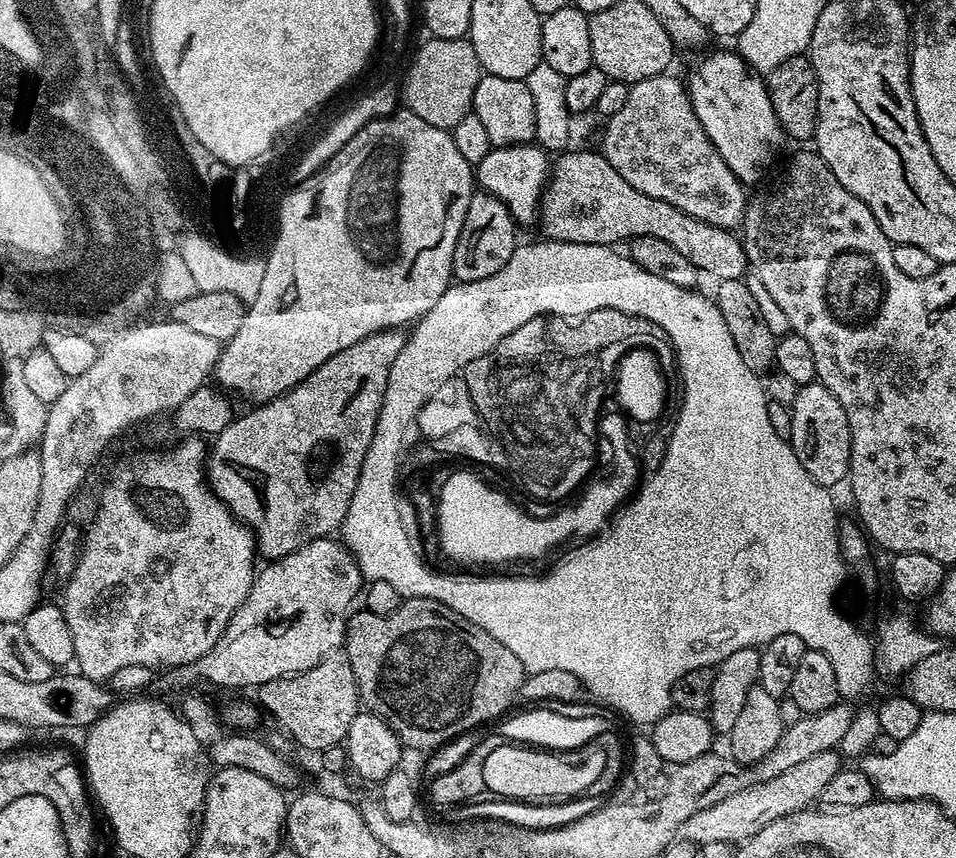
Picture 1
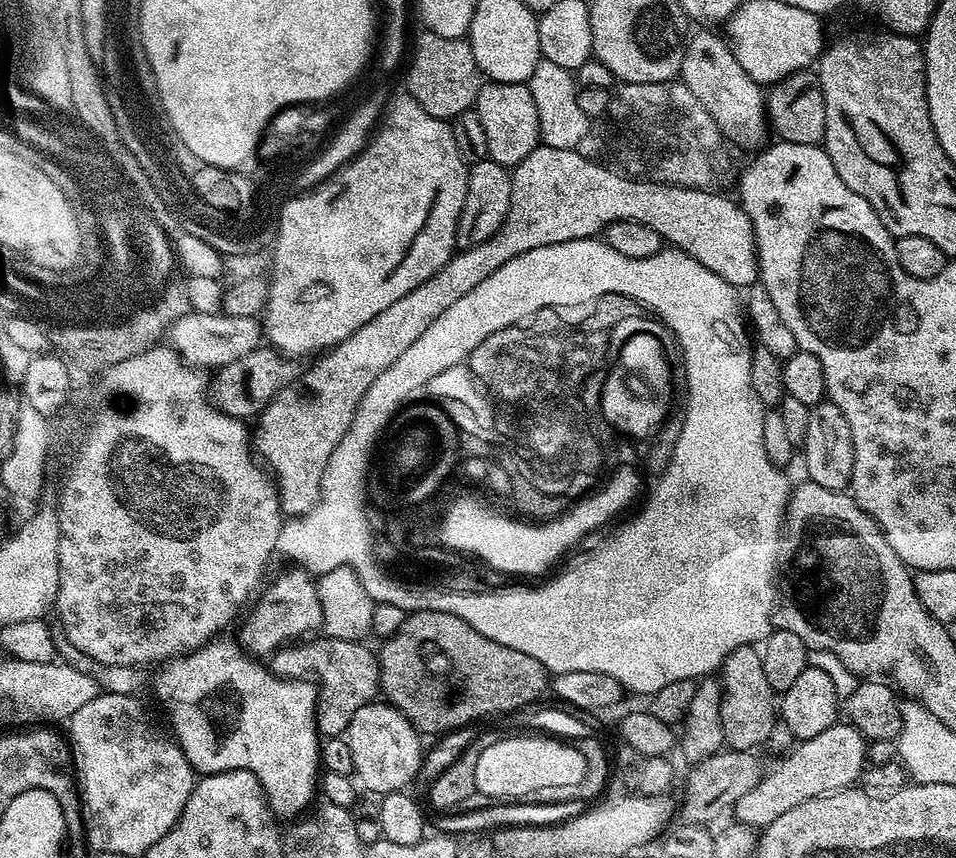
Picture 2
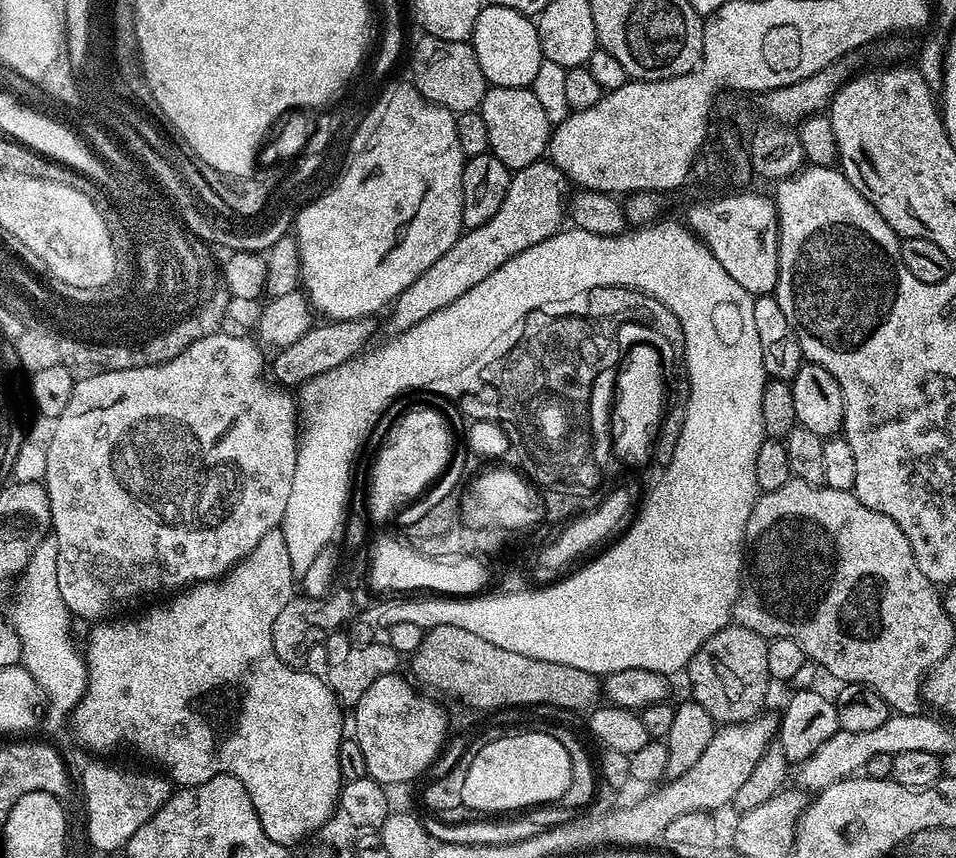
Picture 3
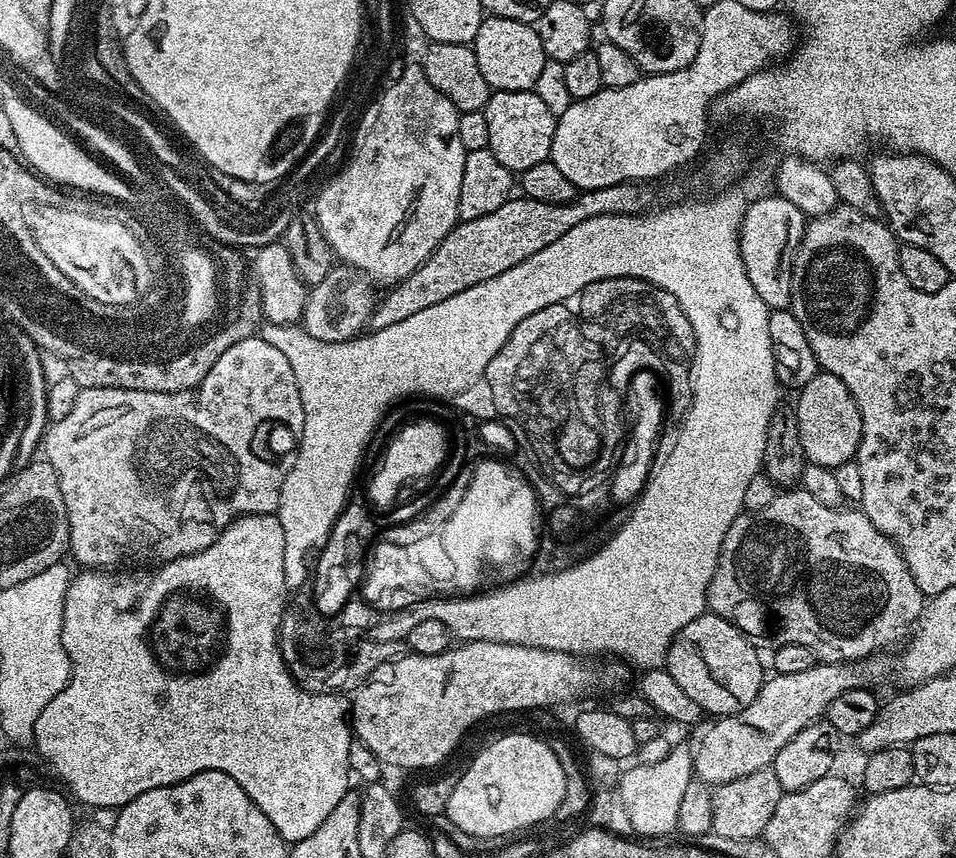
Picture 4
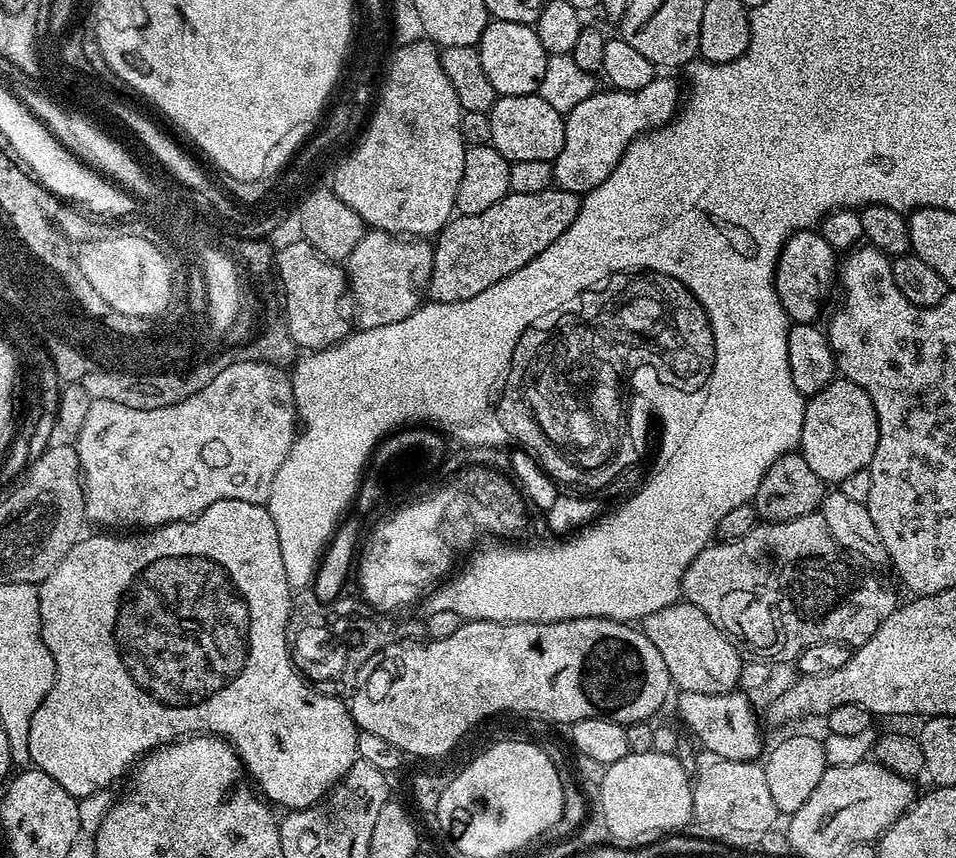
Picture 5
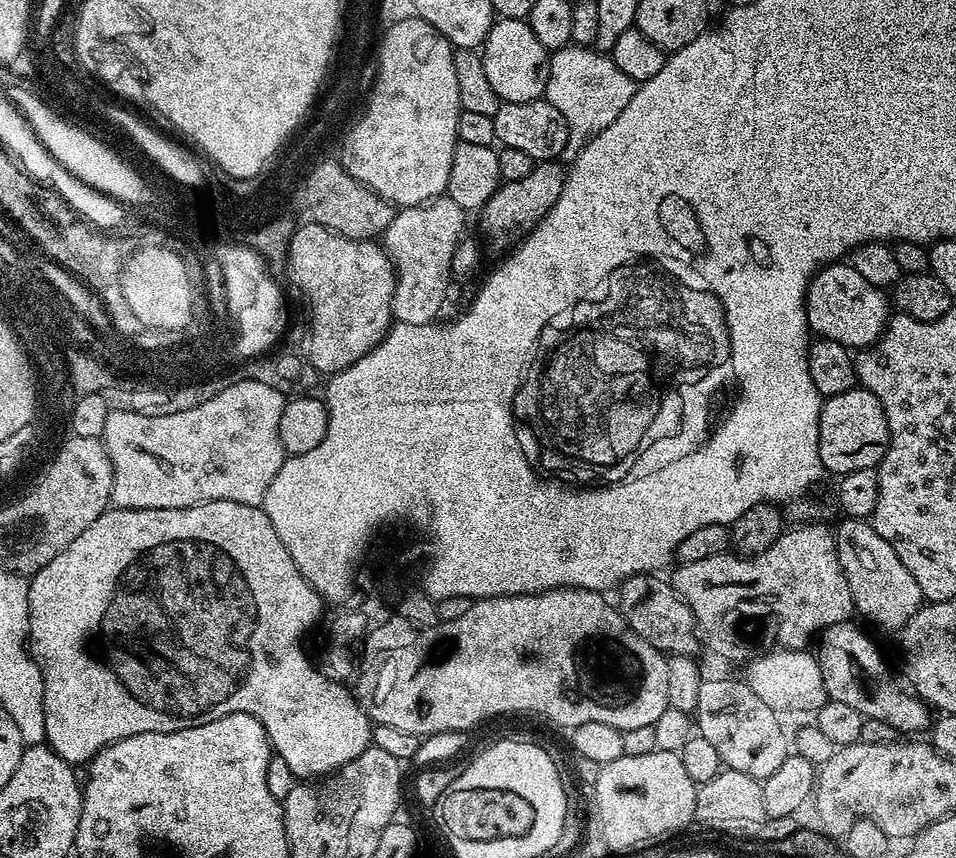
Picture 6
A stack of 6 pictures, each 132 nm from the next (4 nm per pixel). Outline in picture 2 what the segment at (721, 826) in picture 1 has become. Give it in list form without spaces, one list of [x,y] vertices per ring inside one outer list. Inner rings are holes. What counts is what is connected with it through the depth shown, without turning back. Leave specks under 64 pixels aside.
[[[837,722],[814,738],[799,741],[791,752],[777,760],[780,761],[773,766],[772,772],[765,771],[761,775],[754,790],[738,798],[734,813],[739,823],[763,830],[786,814],[786,810],[794,810],[794,806],[802,806],[802,802],[810,798],[853,787],[866,768],[866,741],[864,735],[851,724]]]

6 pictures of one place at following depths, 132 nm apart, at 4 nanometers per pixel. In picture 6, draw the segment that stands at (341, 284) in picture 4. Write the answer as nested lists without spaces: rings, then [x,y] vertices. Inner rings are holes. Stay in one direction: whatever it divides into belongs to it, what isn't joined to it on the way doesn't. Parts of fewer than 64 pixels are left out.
[[[445,194],[418,206],[400,208],[384,231],[382,247],[396,269],[392,315],[399,323],[422,326],[439,317],[436,315],[448,300],[448,287],[454,283],[454,250],[465,235],[464,219],[464,209]]]

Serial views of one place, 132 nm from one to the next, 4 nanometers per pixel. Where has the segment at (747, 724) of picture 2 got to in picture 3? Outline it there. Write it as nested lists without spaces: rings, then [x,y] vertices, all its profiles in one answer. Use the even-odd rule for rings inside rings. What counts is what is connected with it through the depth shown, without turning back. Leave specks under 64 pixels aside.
[[[733,623],[731,626],[718,630],[718,634],[714,634],[710,639],[694,654],[694,658],[690,658],[686,669],[686,677],[688,676],[688,684],[692,687],[690,692],[691,699],[698,702],[698,706],[702,706],[702,710],[706,710],[706,714],[710,714],[710,718],[715,720],[717,725],[725,724],[745,724],[748,720],[754,720],[757,716],[765,711],[764,699],[768,696],[768,684],[770,685],[770,677],[768,675],[768,667],[766,666],[766,650],[768,649],[768,641],[763,636],[754,634],[754,630],[746,630],[741,624]]]

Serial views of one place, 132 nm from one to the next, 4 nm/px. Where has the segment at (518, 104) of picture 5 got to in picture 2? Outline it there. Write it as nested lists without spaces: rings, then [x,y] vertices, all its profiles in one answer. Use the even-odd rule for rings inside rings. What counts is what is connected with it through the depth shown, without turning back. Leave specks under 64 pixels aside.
[[[506,82],[481,83],[480,93],[474,105],[478,118],[486,130],[488,159],[505,166],[514,166],[530,154],[540,143],[538,110],[534,107],[534,94],[530,94],[527,83],[507,84]]]

